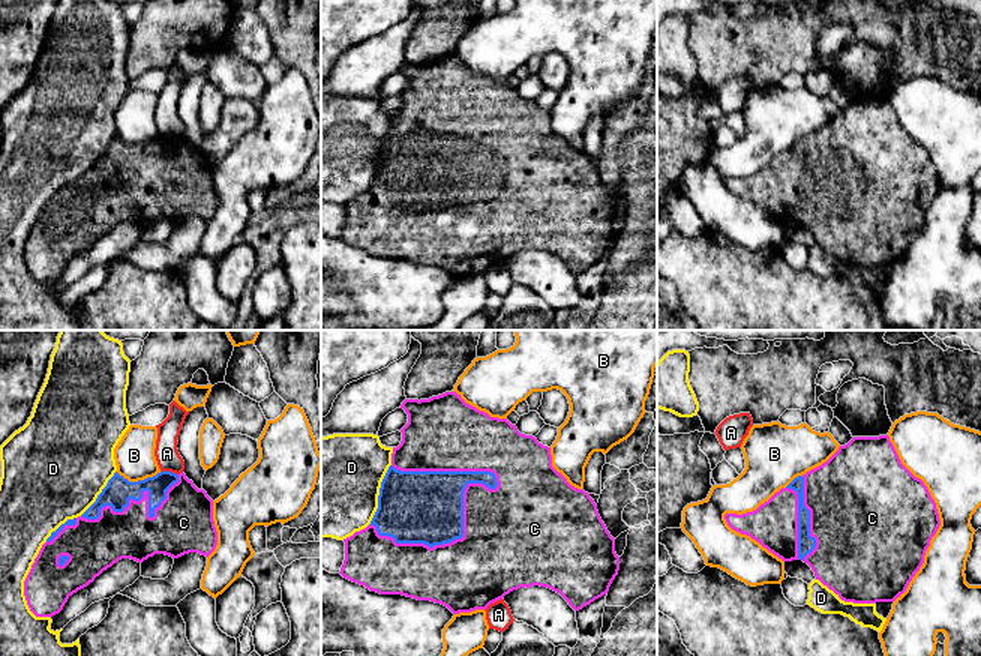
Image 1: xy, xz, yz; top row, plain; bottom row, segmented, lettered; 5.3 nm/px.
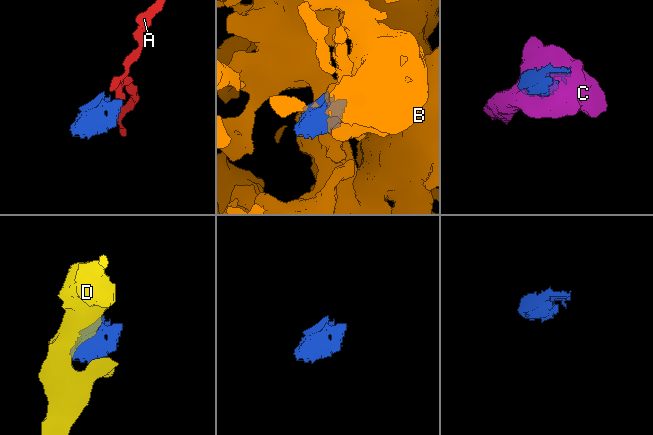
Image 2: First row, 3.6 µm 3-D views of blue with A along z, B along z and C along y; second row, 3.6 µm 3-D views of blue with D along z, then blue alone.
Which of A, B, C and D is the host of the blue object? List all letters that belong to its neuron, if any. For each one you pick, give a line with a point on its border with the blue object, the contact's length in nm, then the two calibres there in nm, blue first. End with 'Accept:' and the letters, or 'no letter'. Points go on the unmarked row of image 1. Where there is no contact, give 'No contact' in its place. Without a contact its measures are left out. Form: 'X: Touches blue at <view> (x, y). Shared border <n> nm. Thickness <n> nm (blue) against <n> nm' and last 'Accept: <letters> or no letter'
C: Touches blue at xz (458, 201). Shared border 750 nm. Thickness 380 nm (blue) against 460 nm
Accept: C

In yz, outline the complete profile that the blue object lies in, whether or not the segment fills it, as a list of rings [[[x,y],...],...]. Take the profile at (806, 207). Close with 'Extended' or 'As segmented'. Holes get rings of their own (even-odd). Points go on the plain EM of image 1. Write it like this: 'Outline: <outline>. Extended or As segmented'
Outline: [[[888,99],[854,101],[822,129],[795,141],[756,174],[726,177],[728,189],[783,225],[802,224],[842,264],[894,266],[924,227],[940,183],[927,150],[900,125]]]. Extended

